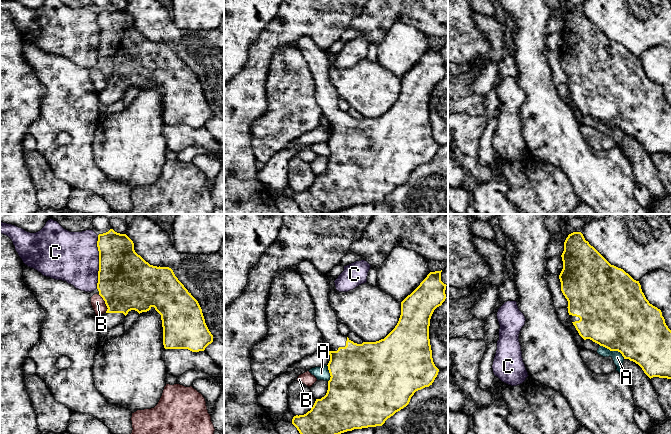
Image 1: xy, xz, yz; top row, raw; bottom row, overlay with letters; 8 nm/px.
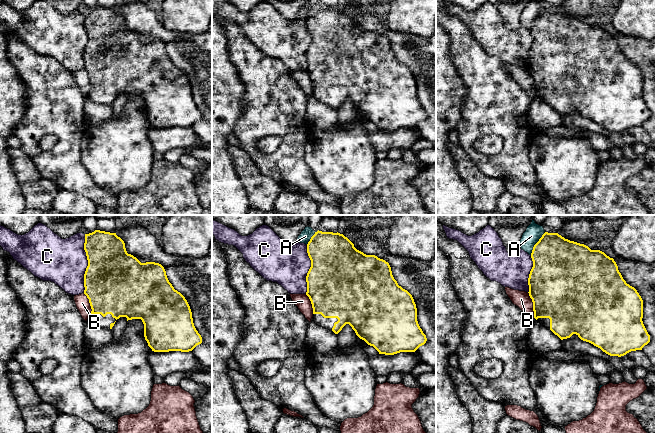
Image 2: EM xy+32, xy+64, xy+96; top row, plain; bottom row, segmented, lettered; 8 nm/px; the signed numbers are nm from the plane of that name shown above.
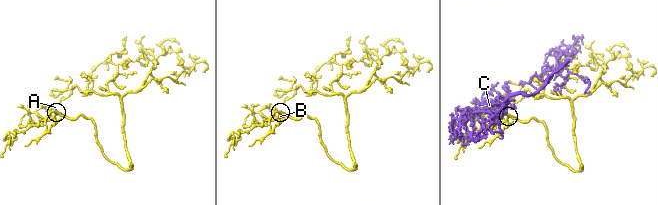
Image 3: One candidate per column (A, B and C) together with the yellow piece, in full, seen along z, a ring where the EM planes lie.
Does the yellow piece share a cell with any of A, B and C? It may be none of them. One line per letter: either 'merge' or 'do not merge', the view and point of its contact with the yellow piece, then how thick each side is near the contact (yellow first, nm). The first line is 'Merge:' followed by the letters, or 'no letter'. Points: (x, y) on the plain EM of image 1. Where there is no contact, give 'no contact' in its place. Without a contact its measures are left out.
Merge: no letter
A: do not merge; contact yz (613, 126); calibres 500 and 90 nm
B: do not merge; contact xy (105, 79); calibres 460 and 110 nm
C: do not merge; contact xy (99, 38); calibres 440 and 400 nm

